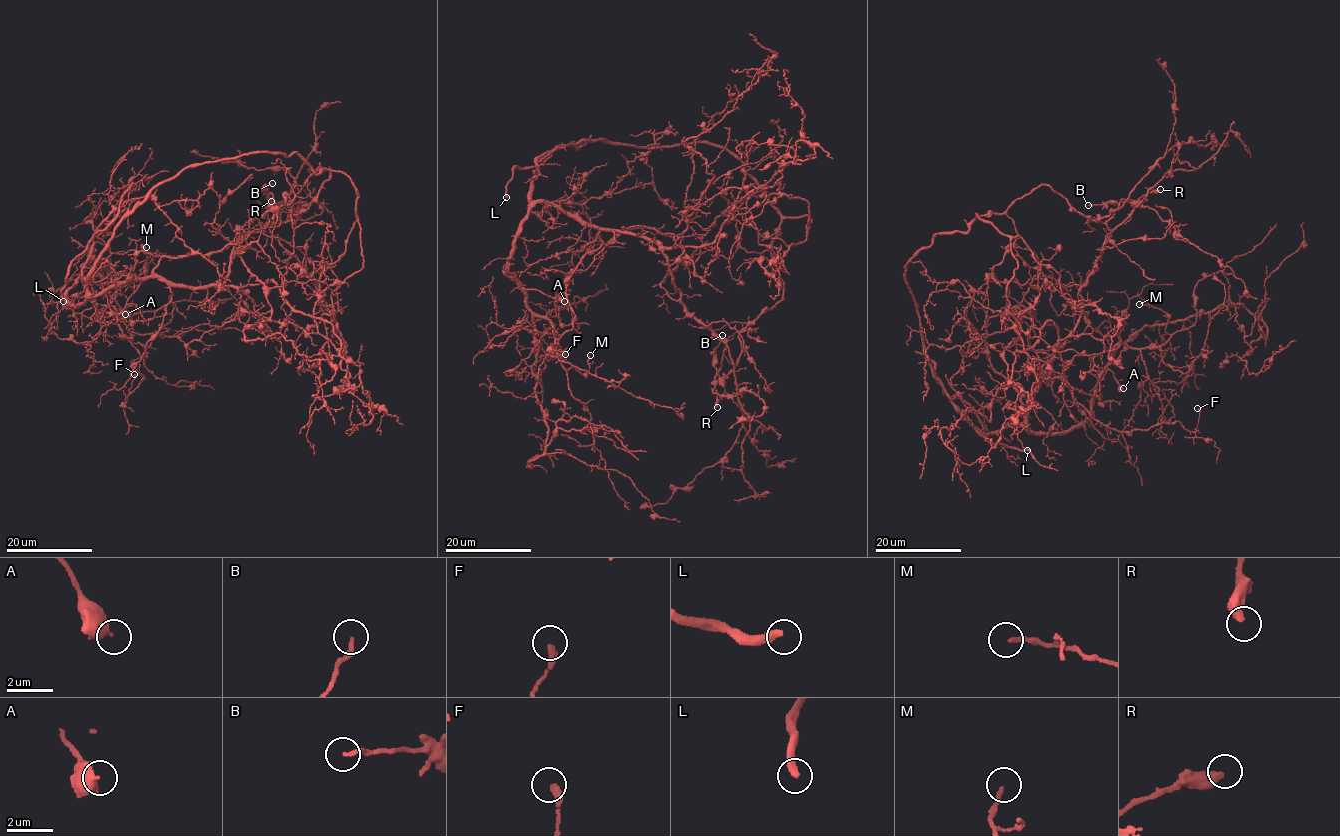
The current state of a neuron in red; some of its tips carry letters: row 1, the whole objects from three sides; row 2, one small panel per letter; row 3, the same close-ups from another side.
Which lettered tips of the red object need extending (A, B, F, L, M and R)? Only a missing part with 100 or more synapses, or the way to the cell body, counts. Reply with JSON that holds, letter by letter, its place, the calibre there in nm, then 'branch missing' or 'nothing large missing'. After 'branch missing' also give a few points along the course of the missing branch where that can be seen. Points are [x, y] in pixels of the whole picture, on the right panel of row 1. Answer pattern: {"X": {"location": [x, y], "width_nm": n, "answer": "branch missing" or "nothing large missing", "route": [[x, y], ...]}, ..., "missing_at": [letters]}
{"A": {"location": [1123, 388], "width_nm": 460, "answer": "nothing large missing"}, "B": {"location": [1088, 205], "width_nm": 180, "answer": "nothing large missing"}, "F": {"location": [1197, 408], "width_nm": 300, "answer": "nothing large missing"}, "L": {"location": [1027, 450], "width_nm": 320, "answer": "nothing large missing"}, "M": {"location": [1139, 304], "width_nm": 160, "answer": "nothing large missing"}, "R": {"location": [1160, 189], "width_nm": 440, "answer": "nothing large missing"}, "missing_at": []}

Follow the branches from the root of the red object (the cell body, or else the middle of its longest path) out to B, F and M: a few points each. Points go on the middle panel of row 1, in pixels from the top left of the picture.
B: (542, 202), (594, 227), (651, 238), (664, 256), (683, 306), (726, 338), (718, 369), (713, 352), (722, 335)
F: (542, 202), (614, 232), (614, 242), (586, 254), (569, 279), (566, 299), (575, 320), (558, 342), (565, 354)
M: (542, 202), (523, 223), (508, 274), (532, 311), (554, 327), (558, 358), (566, 370), (587, 374), (590, 355)

